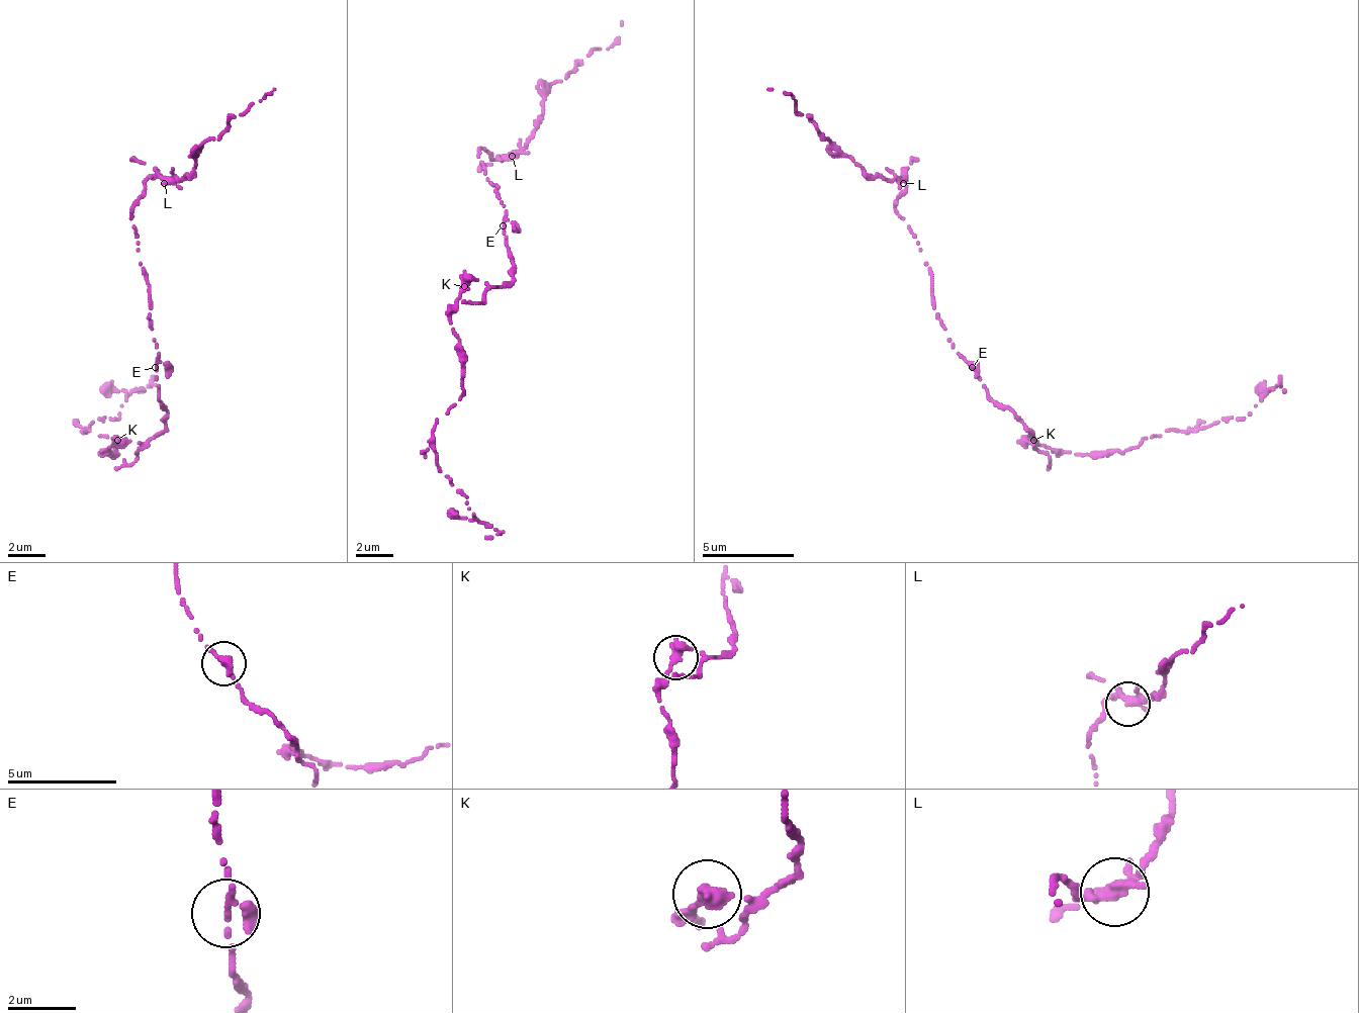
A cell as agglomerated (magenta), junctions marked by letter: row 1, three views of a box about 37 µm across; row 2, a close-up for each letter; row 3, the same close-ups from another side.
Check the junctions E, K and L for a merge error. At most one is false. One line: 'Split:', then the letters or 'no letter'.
Split: K

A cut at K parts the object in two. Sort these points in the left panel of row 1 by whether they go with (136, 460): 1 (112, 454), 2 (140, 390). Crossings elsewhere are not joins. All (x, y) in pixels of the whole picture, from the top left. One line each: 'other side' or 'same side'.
1: other side
2: other side

